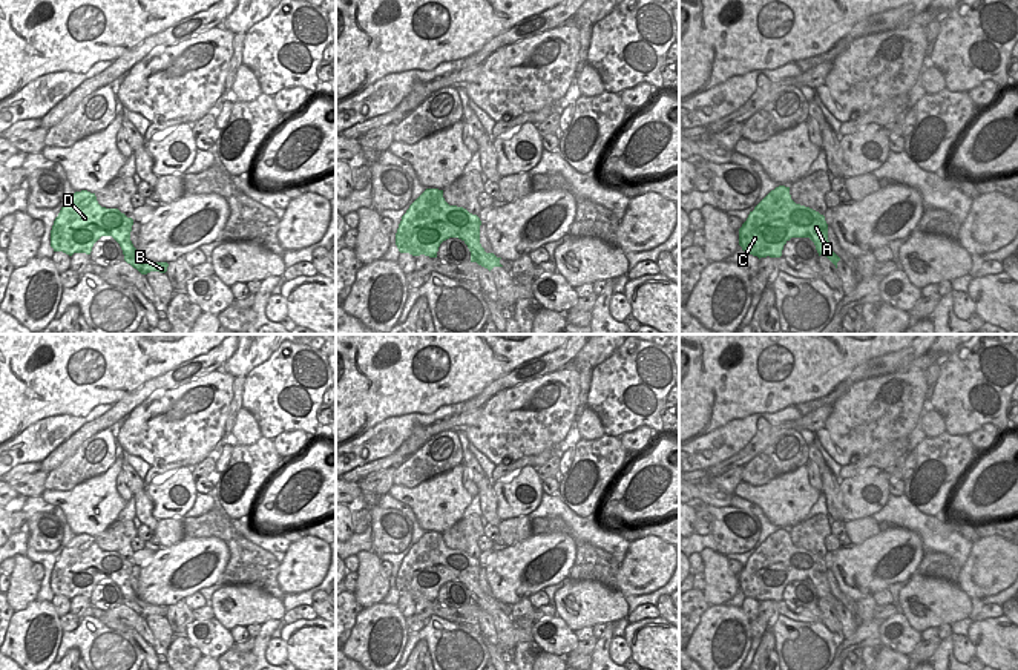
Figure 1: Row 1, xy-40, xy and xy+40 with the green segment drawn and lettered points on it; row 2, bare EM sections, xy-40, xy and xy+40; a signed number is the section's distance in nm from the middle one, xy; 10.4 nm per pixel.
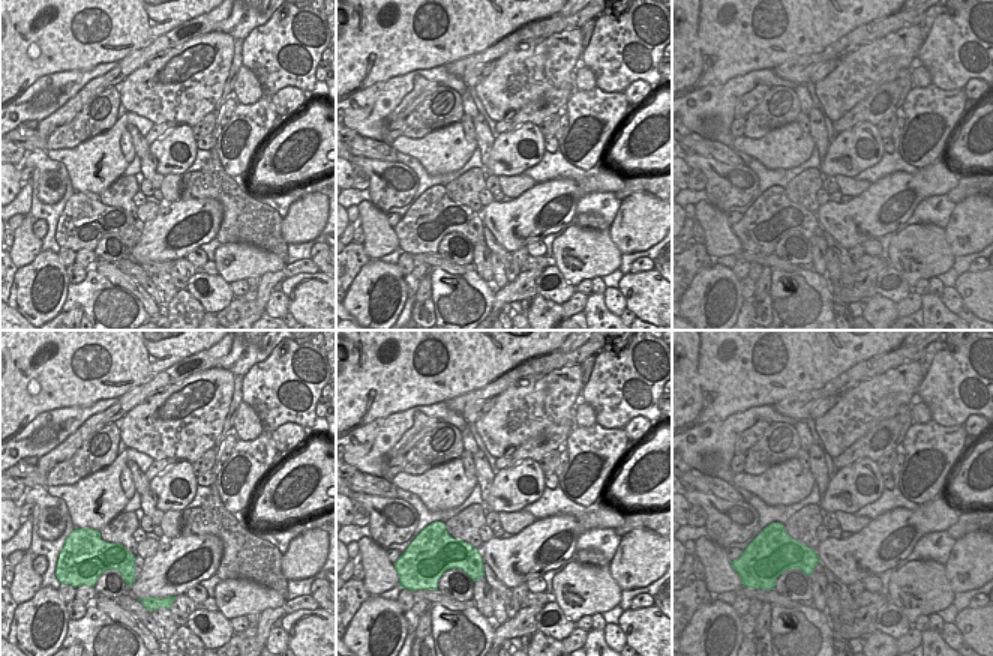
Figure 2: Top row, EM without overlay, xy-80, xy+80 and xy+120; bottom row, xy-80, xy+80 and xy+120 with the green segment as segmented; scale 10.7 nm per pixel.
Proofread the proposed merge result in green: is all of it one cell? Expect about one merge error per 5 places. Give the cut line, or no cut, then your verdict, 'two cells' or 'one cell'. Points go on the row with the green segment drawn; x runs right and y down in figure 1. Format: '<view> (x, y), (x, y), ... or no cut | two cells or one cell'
no cut | one cell

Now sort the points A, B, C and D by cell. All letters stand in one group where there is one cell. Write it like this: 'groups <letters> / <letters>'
groups A B C D

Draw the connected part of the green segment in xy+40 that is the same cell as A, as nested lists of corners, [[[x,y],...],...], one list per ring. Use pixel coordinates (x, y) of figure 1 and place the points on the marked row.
[[[779,186],[750,212],[739,228],[739,245],[745,255],[759,259],[780,258],[783,245],[791,238],[809,238],[819,256],[826,256],[837,268],[840,258],[829,247],[825,216],[796,204],[791,199],[790,187]]]

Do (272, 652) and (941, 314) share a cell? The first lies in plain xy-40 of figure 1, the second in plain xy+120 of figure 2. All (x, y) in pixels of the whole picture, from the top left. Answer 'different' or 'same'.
different

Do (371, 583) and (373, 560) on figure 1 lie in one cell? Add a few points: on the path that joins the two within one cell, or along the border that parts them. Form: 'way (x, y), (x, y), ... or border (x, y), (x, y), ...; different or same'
way (371, 577), (371, 566); same

